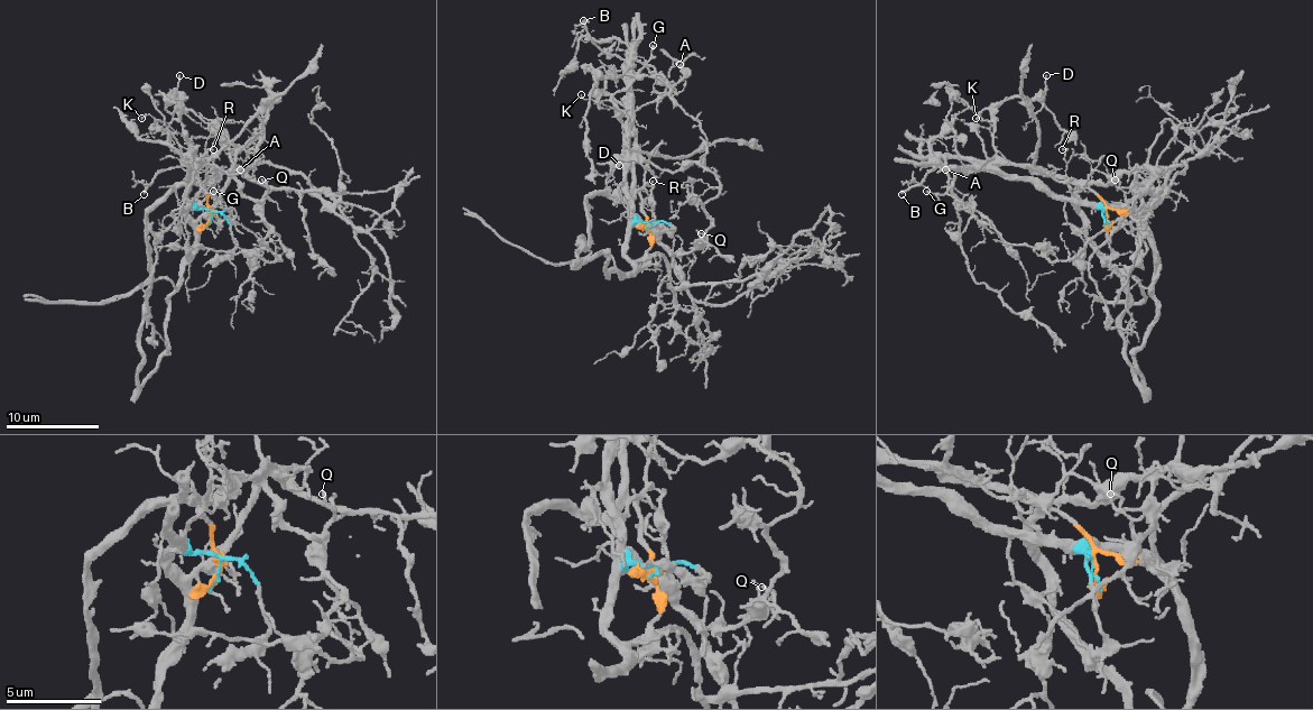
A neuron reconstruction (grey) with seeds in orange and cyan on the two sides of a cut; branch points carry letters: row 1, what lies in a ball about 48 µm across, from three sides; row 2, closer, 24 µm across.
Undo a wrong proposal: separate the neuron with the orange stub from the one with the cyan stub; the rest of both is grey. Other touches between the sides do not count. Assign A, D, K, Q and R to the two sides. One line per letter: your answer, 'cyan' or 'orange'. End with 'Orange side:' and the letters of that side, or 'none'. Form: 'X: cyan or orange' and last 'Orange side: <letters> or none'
A: orange
D: orange
K: orange
Q: orange
R: cyan
Orange side: A, D, K, Q

